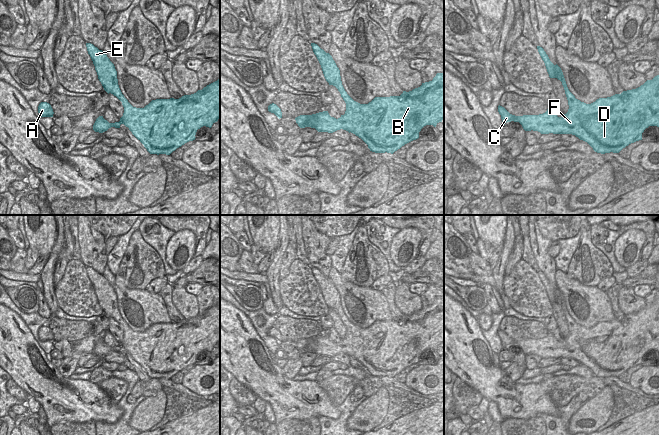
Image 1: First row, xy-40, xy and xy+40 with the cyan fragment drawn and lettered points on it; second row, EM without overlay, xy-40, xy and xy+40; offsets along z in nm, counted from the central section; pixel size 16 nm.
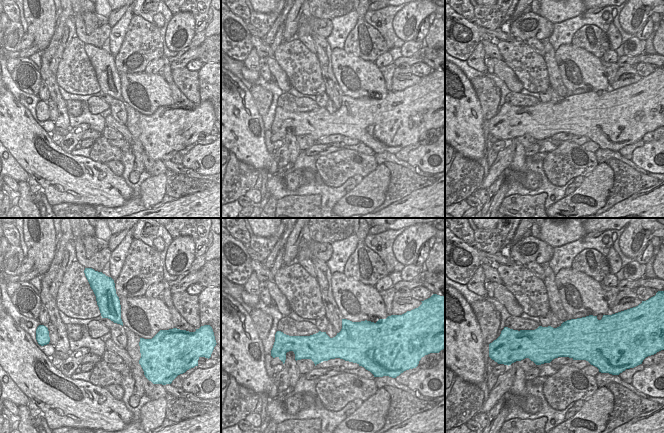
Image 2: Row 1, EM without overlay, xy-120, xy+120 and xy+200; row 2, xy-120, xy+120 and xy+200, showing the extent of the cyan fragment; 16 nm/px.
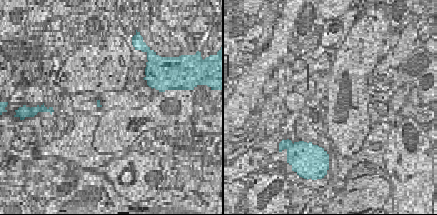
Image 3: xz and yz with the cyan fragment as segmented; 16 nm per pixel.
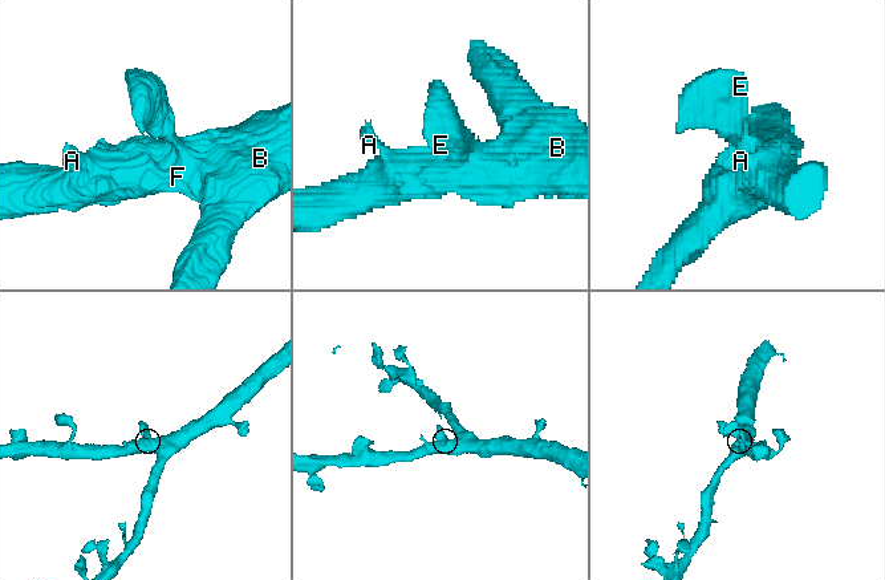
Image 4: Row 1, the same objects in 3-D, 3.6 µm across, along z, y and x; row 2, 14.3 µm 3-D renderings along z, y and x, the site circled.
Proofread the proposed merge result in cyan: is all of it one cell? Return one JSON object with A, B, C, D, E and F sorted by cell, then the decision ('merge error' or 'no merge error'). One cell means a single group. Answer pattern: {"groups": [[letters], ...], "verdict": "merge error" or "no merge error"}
{"groups": [["A", "B", "C", "D", "E", "F"]], "verdict": "no merge error"}

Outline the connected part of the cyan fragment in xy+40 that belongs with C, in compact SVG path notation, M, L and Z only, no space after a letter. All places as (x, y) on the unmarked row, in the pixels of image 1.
M537 270L537 273L549 301L562 306L568 336L558 341L548 332L539 339L515 340L499 329L503 349L514 345L519 346L525 355L572 358L601 378L619 377L629 368L642 364L642 357L649 350L659 351L659 299L636 313L586 328L569 315L561 292L550 285L542 271Z

